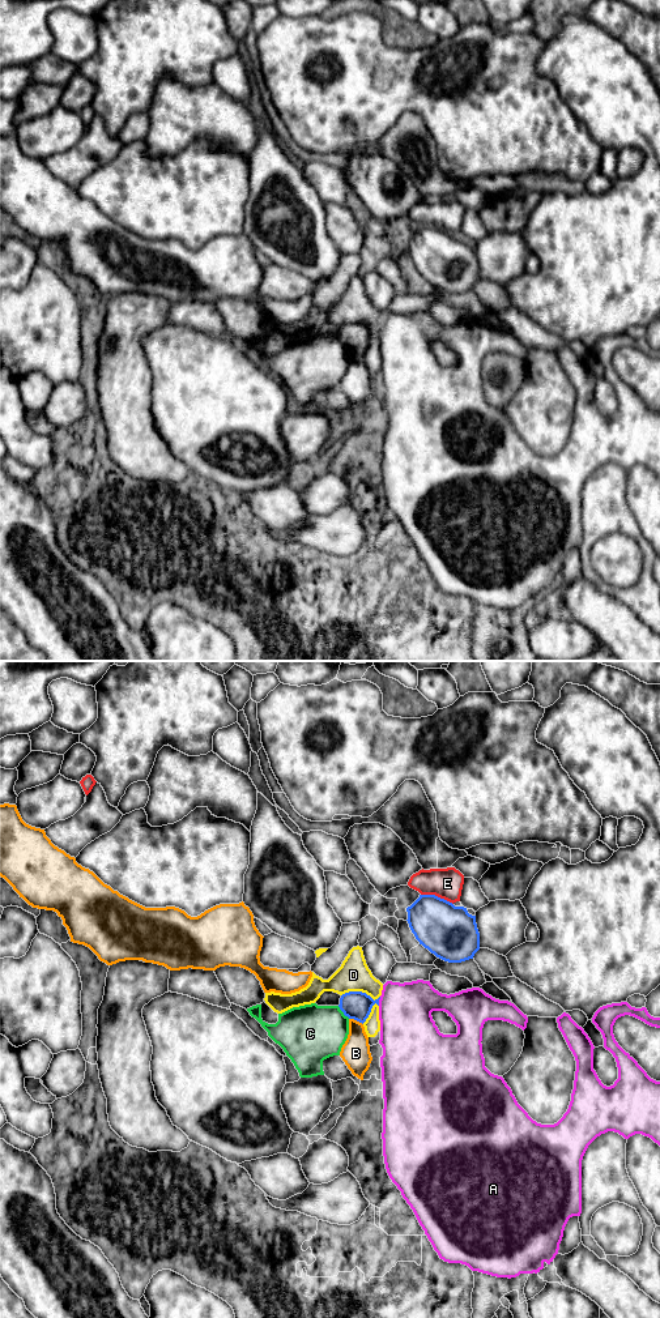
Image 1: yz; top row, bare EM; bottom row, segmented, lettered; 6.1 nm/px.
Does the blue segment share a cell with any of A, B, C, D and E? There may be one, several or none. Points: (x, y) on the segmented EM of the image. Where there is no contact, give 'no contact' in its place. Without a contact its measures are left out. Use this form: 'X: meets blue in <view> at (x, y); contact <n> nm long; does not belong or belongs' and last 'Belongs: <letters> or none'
A: meets blue in yz at (378, 1001); contact 60 nm long; does not belong
B: meets blue in yz at (356, 1019); contact 100 nm long; does not belong
C: meets blue in yz at (343, 1011); contact 110 nm long; does not belong
D: meets blue in yz at (361, 992); contact 240 nm long; does not belong
E: meets blue in yz at (437, 896); contact 220 nm long; does not belong
Belongs: none

